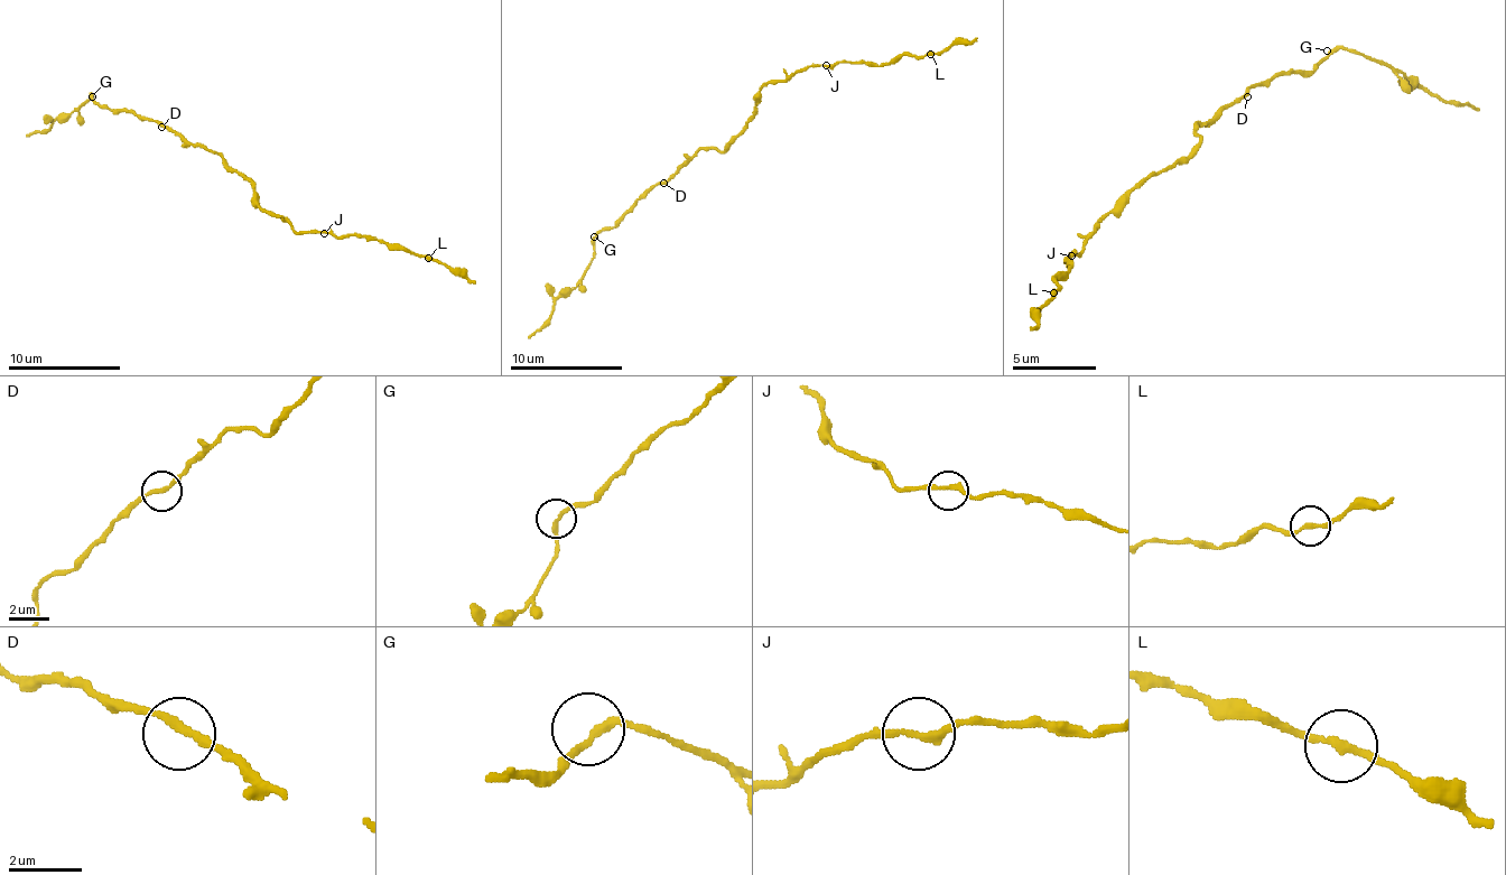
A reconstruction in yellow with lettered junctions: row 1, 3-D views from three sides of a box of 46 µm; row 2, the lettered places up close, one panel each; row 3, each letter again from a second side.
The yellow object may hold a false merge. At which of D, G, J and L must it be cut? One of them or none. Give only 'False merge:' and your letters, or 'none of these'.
False merge: none of these

